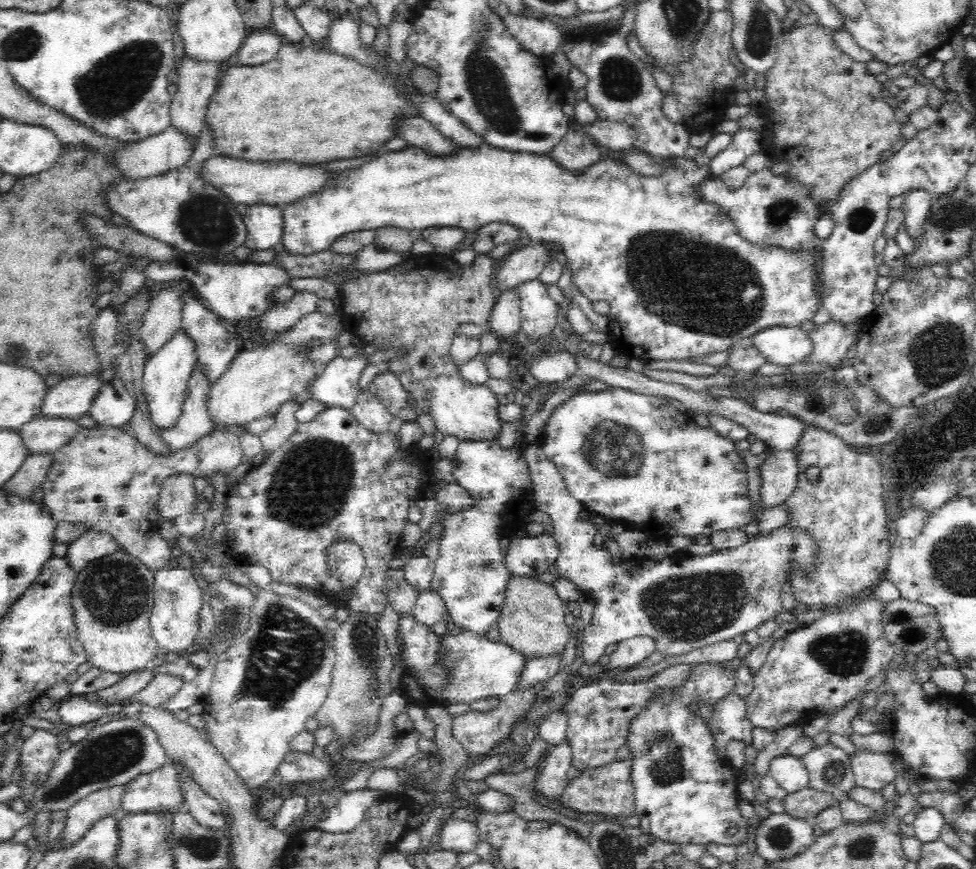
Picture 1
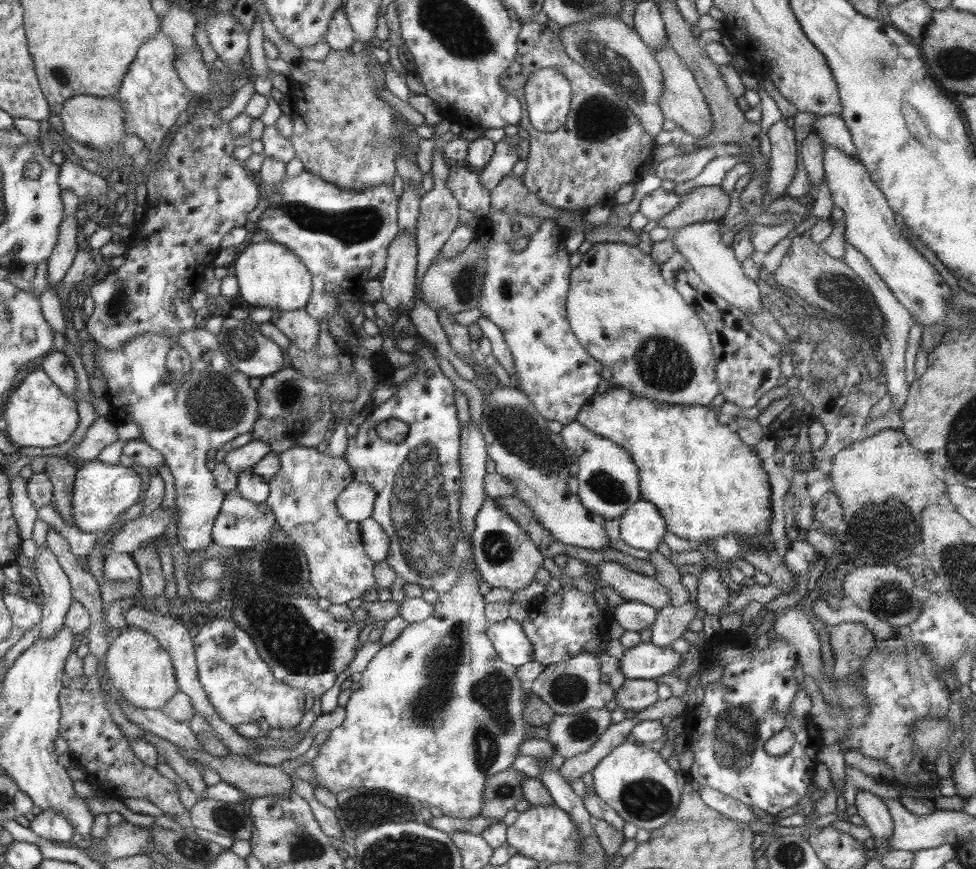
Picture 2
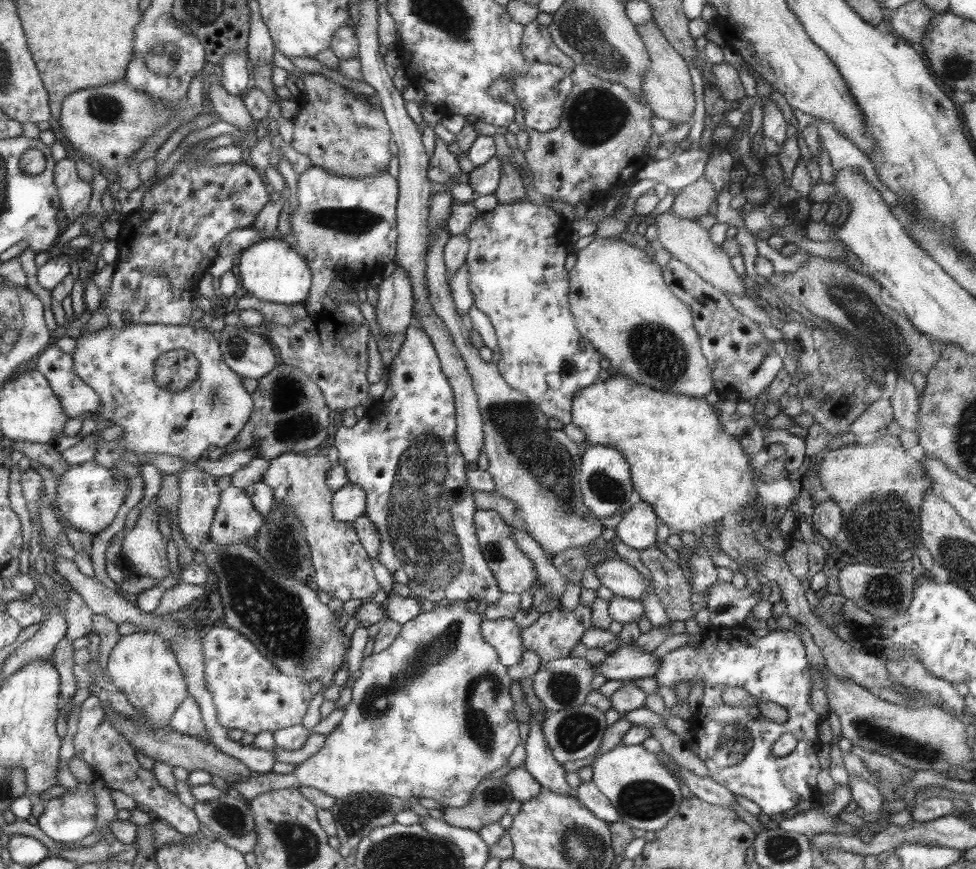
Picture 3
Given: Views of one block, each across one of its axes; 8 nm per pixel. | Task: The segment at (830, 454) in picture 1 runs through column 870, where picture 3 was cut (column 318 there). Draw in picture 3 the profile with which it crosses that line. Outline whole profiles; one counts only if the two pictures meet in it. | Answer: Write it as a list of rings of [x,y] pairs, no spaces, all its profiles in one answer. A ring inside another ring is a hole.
[[[284,453],[270,461],[263,481],[273,488],[275,502],[288,506],[292,514],[303,522],[320,590],[327,592],[332,599],[338,598],[344,602],[370,598],[380,590],[380,586],[374,578],[367,549],[359,538],[355,523],[342,523],[335,519],[335,494],[326,485],[326,472],[330,468],[332,467],[326,456]]]

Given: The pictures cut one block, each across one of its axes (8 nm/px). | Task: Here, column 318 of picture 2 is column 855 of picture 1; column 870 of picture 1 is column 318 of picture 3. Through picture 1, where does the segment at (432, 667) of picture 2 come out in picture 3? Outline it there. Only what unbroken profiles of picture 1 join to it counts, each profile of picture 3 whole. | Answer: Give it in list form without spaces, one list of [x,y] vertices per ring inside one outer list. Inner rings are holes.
[[[460,603],[437,604],[431,611],[421,612],[417,617],[401,625],[401,631],[392,642],[390,647],[380,653],[372,653],[365,656],[361,662],[361,676],[356,679],[352,686],[352,699],[345,706],[345,715],[342,722],[327,735],[325,745],[314,755],[299,764],[290,774],[264,773],[255,777],[248,777],[237,780],[229,789],[233,793],[251,802],[259,794],[264,794],[270,790],[299,788],[301,786],[311,786],[322,790],[324,794],[334,798],[346,798],[351,794],[381,792],[390,794],[398,798],[434,798],[442,803],[442,810],[448,807],[460,808],[467,805],[471,800],[479,782],[484,780],[486,774],[498,770],[508,762],[508,756],[512,750],[522,742],[518,736],[518,719],[513,711],[514,701],[510,694],[511,678],[507,675],[507,666],[499,661],[499,654],[494,647],[482,635],[482,620],[476,616],[476,609],[472,614],[468,614],[464,608],[460,608]]]

